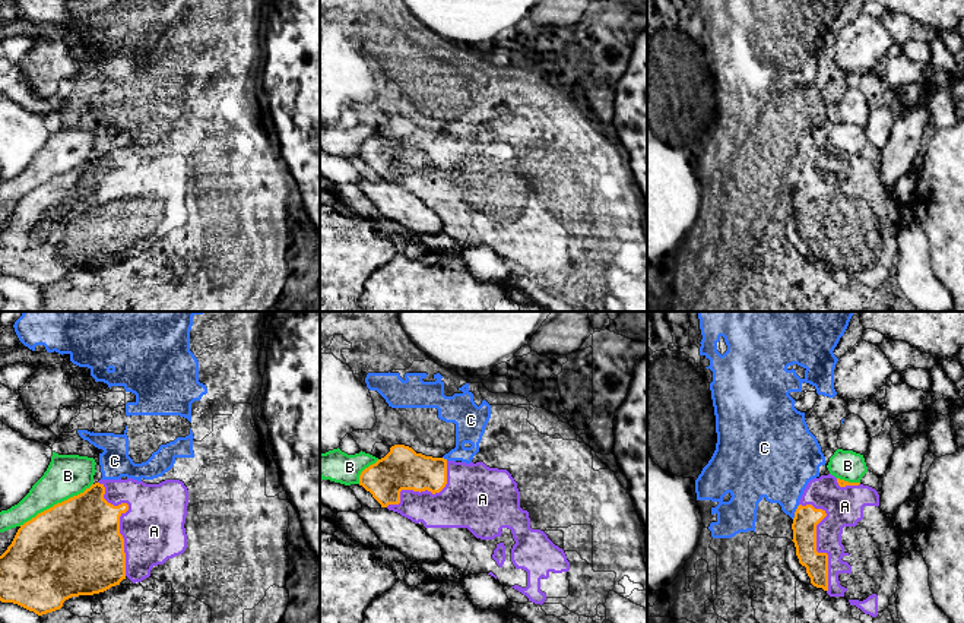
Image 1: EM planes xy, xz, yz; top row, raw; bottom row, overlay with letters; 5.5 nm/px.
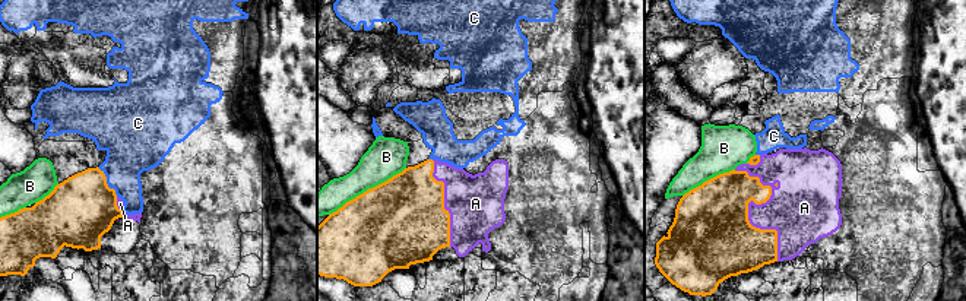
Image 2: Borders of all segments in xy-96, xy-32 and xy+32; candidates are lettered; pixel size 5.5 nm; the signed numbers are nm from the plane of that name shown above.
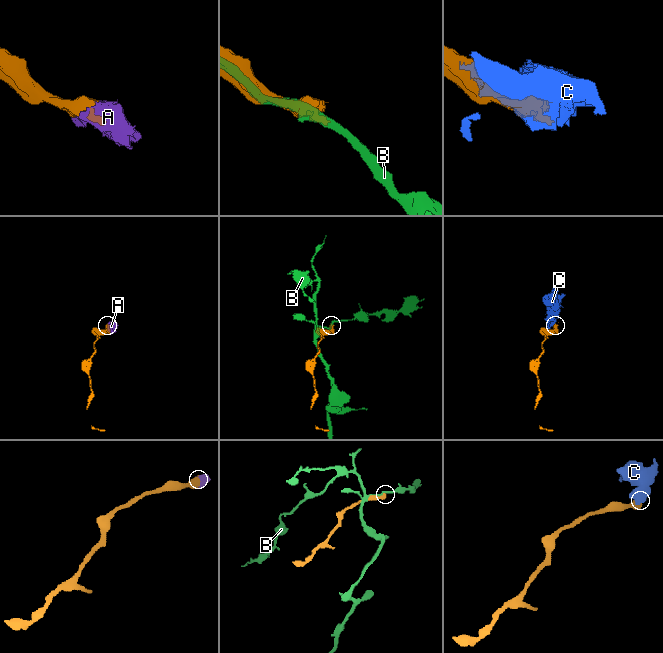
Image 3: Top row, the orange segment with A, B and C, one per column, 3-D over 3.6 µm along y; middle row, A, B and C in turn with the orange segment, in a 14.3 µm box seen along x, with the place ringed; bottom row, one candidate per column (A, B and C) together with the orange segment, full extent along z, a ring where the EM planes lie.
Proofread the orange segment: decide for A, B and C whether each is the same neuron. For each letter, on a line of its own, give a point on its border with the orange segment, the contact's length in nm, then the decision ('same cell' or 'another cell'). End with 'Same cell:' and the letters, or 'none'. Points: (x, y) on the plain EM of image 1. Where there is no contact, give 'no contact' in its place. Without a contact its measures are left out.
A: xy (119, 193) | 550 nm | same cell
B: xy (57, 176) | 480 nm | another cell
C: yz (795, 184) | 90 nm | another cell
Same cell: A

